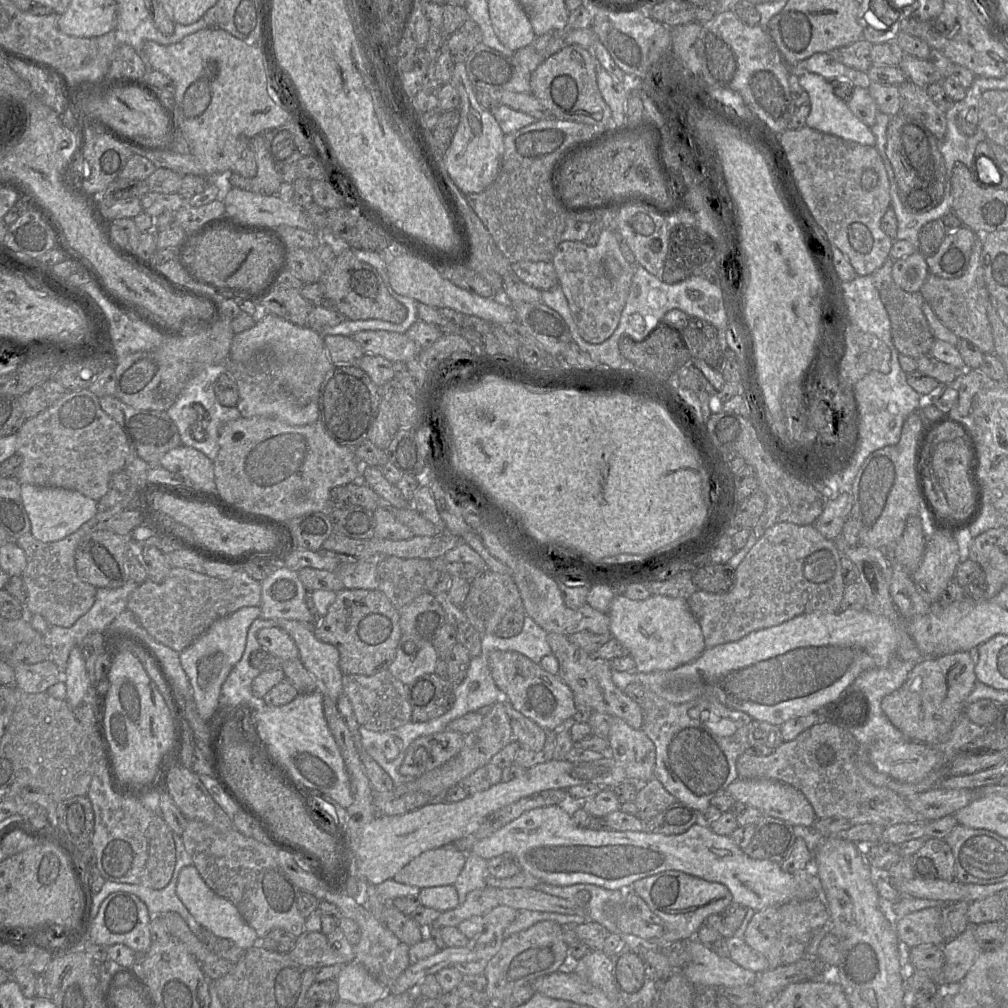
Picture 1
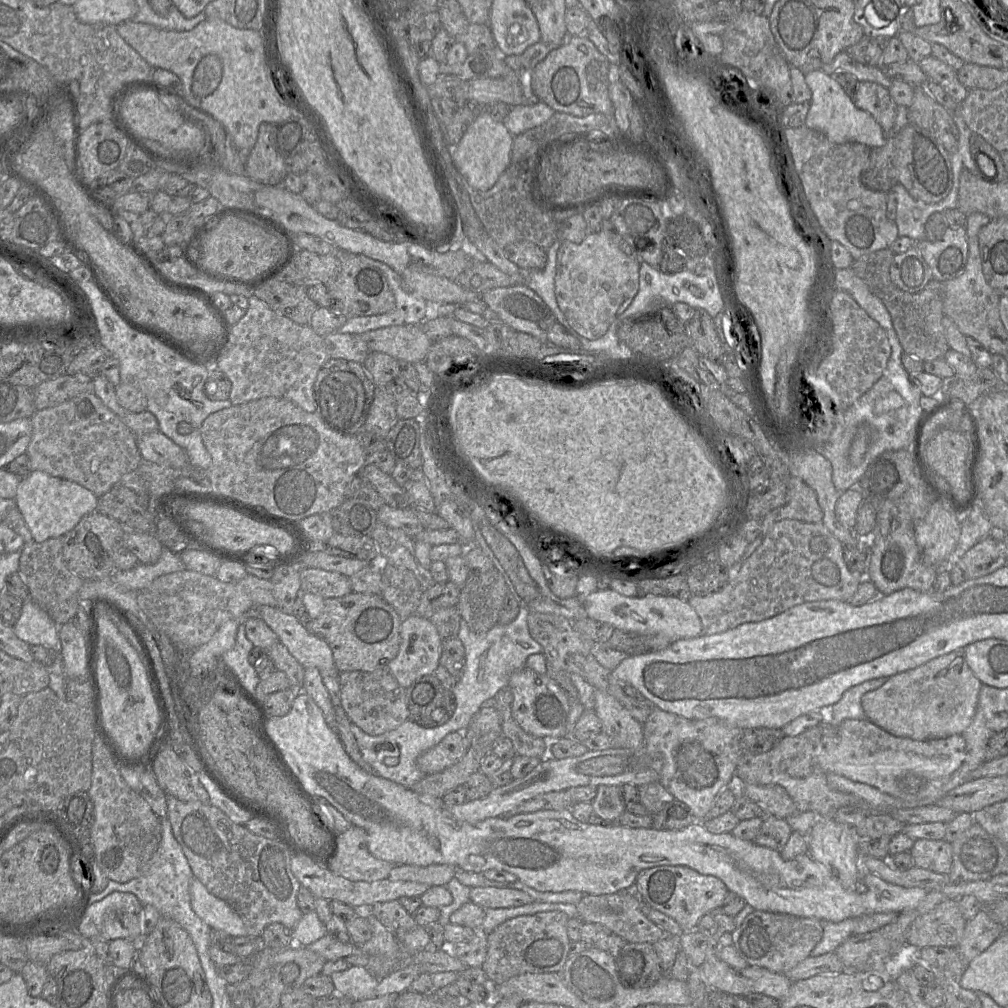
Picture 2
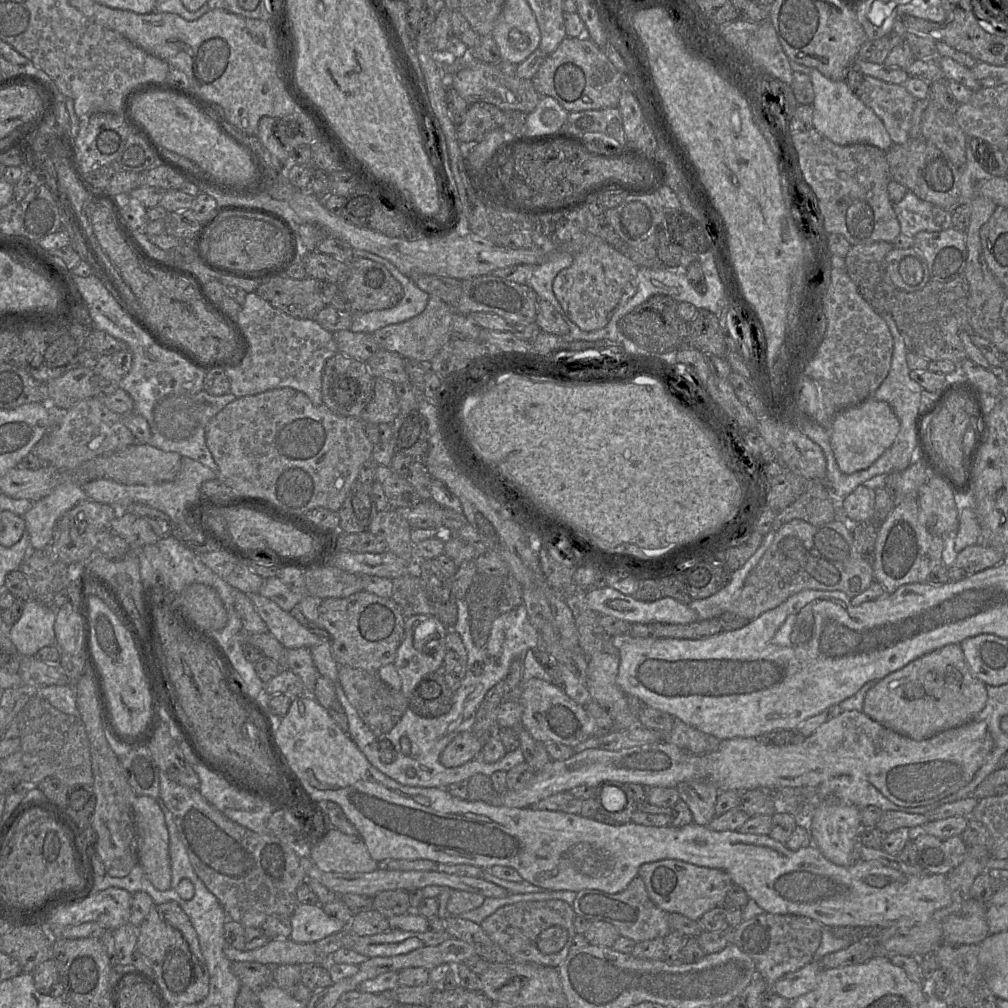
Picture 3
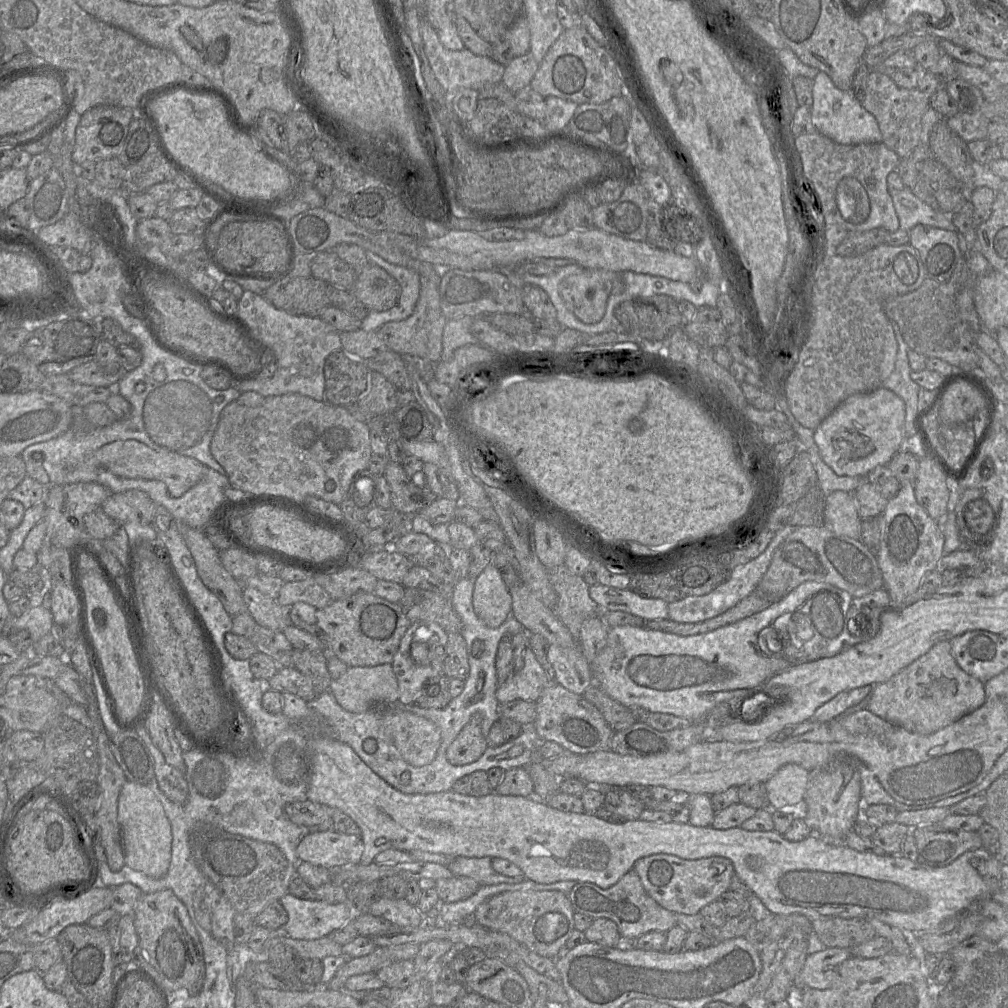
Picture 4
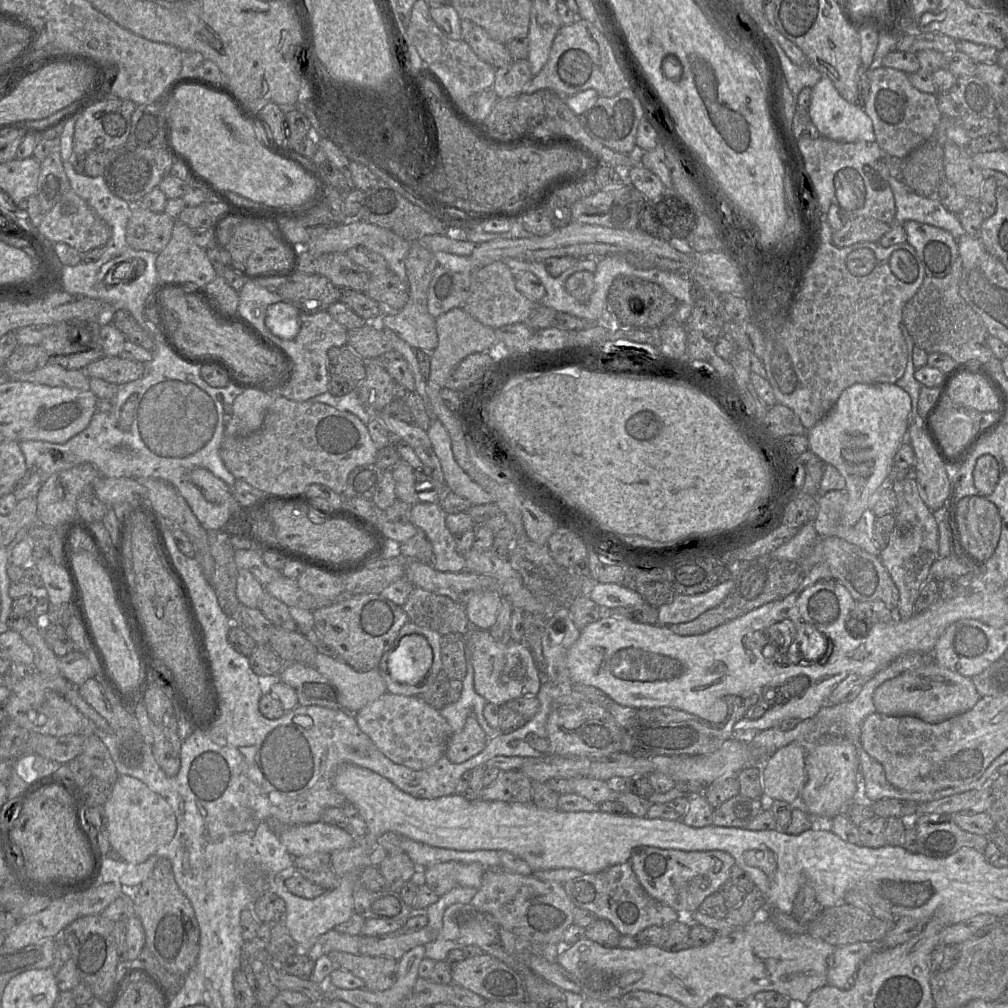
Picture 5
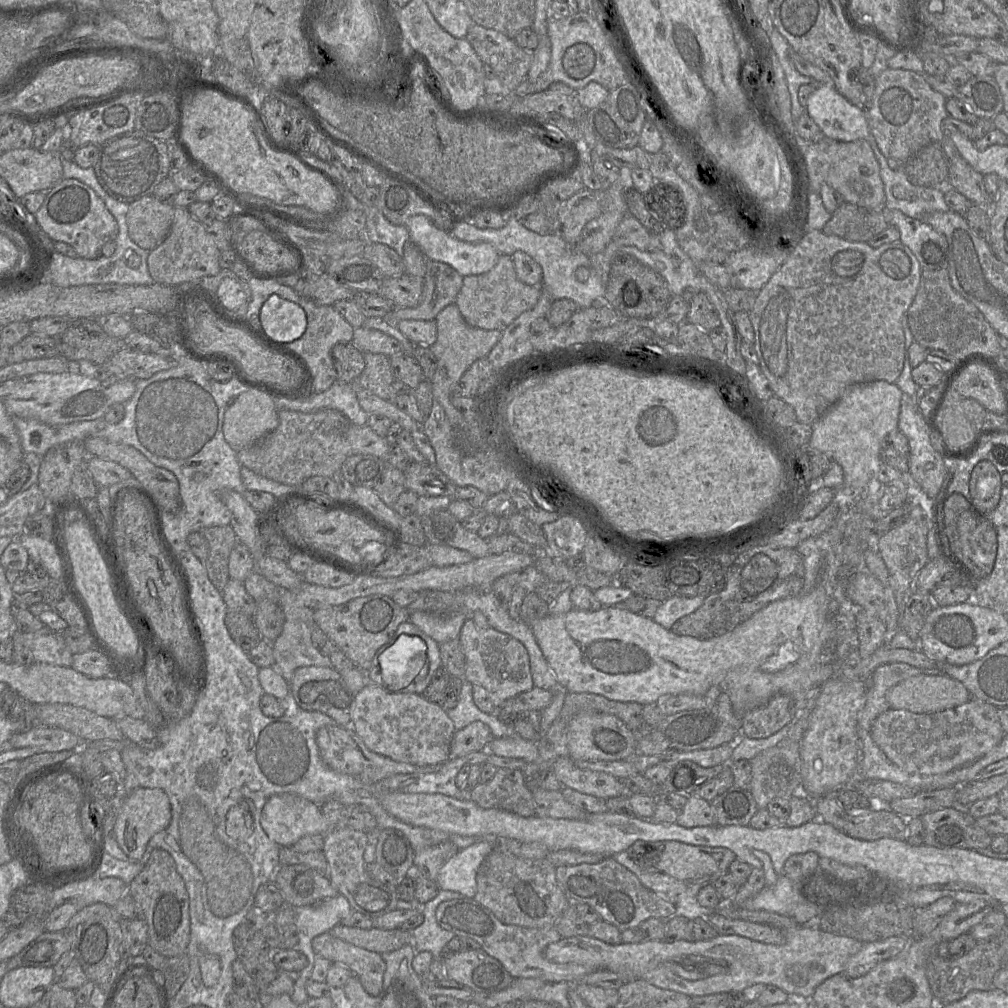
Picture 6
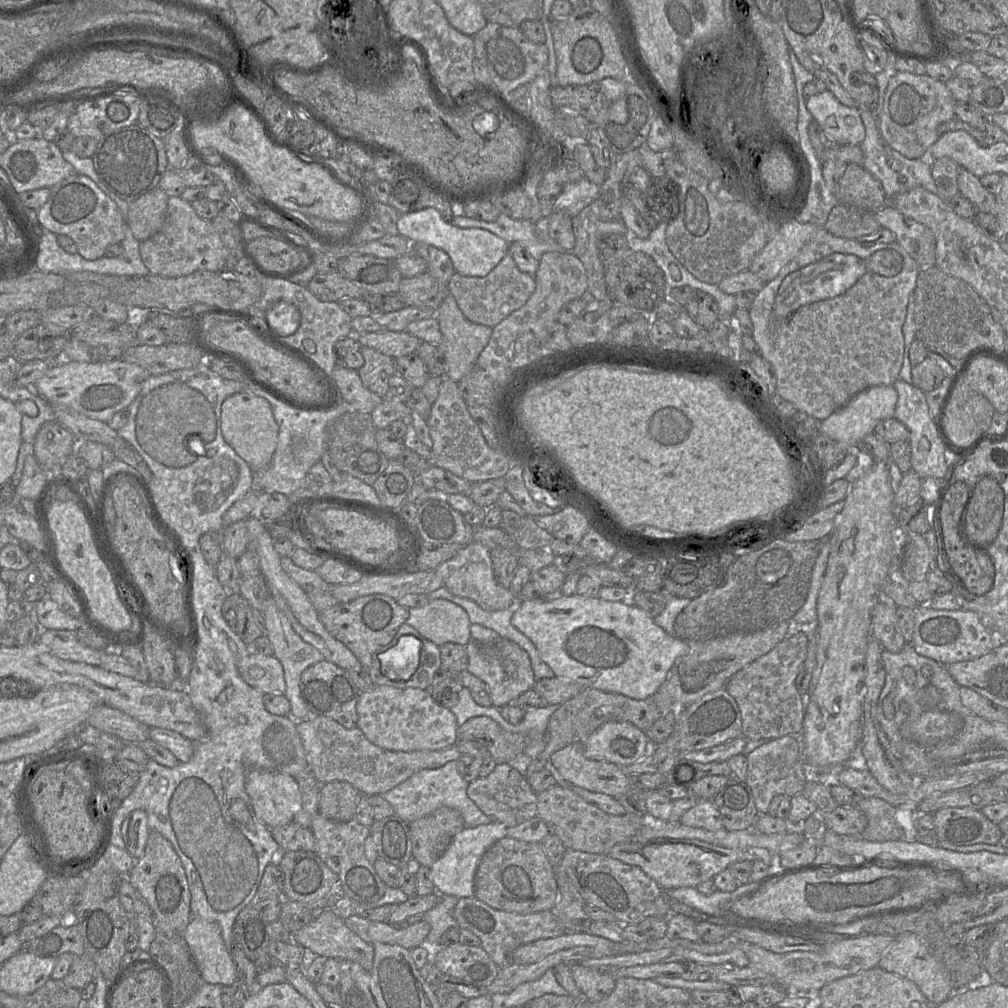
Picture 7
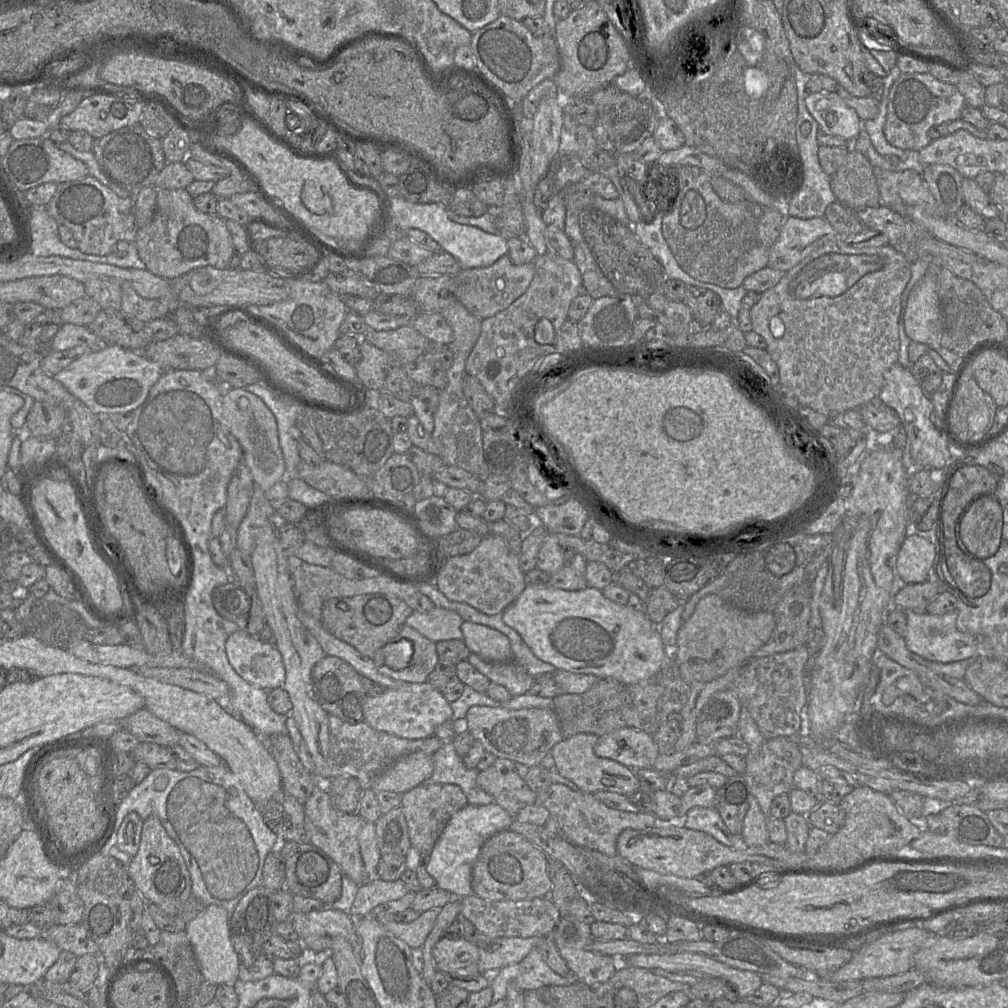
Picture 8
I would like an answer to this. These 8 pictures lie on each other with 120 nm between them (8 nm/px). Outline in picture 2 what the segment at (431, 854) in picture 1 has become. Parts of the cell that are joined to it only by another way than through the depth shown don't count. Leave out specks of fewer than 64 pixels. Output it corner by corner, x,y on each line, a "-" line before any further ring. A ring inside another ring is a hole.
430,864
428,866
396,865
389,873
392,881
414,881
429,886
444,885
454,877
457,869
449,864

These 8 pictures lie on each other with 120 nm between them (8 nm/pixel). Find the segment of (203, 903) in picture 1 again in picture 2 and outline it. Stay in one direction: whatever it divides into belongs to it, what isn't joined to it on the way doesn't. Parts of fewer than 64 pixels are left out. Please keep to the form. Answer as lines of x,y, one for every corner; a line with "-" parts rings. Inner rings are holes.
197,878
192,879
189,891
193,911
211,929
224,931
232,937
248,935
243,921
235,910
211,894

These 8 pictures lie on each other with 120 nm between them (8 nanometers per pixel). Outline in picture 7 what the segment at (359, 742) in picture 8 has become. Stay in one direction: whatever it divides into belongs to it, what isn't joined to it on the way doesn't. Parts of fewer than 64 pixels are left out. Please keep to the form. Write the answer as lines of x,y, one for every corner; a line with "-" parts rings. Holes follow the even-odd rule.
322,716
297,724
309,769
315,778
326,784
345,781
364,796
381,795
423,769
442,767
456,761
461,753
455,745
442,750
390,751
371,743
356,726
345,728
337,721

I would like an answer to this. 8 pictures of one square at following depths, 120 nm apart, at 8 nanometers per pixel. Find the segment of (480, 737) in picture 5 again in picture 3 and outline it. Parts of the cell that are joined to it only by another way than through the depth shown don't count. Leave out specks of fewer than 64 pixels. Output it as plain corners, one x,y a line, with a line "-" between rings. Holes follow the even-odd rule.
462,732
446,746
440,756
446,768
459,767
481,756
483,745
472,732

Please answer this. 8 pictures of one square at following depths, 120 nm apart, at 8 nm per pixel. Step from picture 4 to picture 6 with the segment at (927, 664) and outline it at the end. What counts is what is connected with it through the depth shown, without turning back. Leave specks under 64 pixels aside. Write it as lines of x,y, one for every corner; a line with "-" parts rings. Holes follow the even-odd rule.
945,674
910,677
889,689
886,694
890,709
917,714
954,708
969,702
971,697
961,682

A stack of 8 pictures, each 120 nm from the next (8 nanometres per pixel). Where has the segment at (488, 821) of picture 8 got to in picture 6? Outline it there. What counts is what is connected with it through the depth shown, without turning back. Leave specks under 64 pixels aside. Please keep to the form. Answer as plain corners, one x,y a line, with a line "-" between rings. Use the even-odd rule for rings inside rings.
479,841
458,850
440,869
435,881
438,887
474,898
477,892
477,870
492,849
493,844

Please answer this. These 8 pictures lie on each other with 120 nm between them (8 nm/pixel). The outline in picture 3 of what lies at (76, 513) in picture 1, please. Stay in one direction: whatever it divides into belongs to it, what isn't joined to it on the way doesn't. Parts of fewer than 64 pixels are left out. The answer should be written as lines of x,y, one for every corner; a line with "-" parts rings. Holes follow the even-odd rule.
63,480
49,494
32,502
23,515
25,530
34,549
52,543
56,522
69,509
88,499
82,485
73,480

